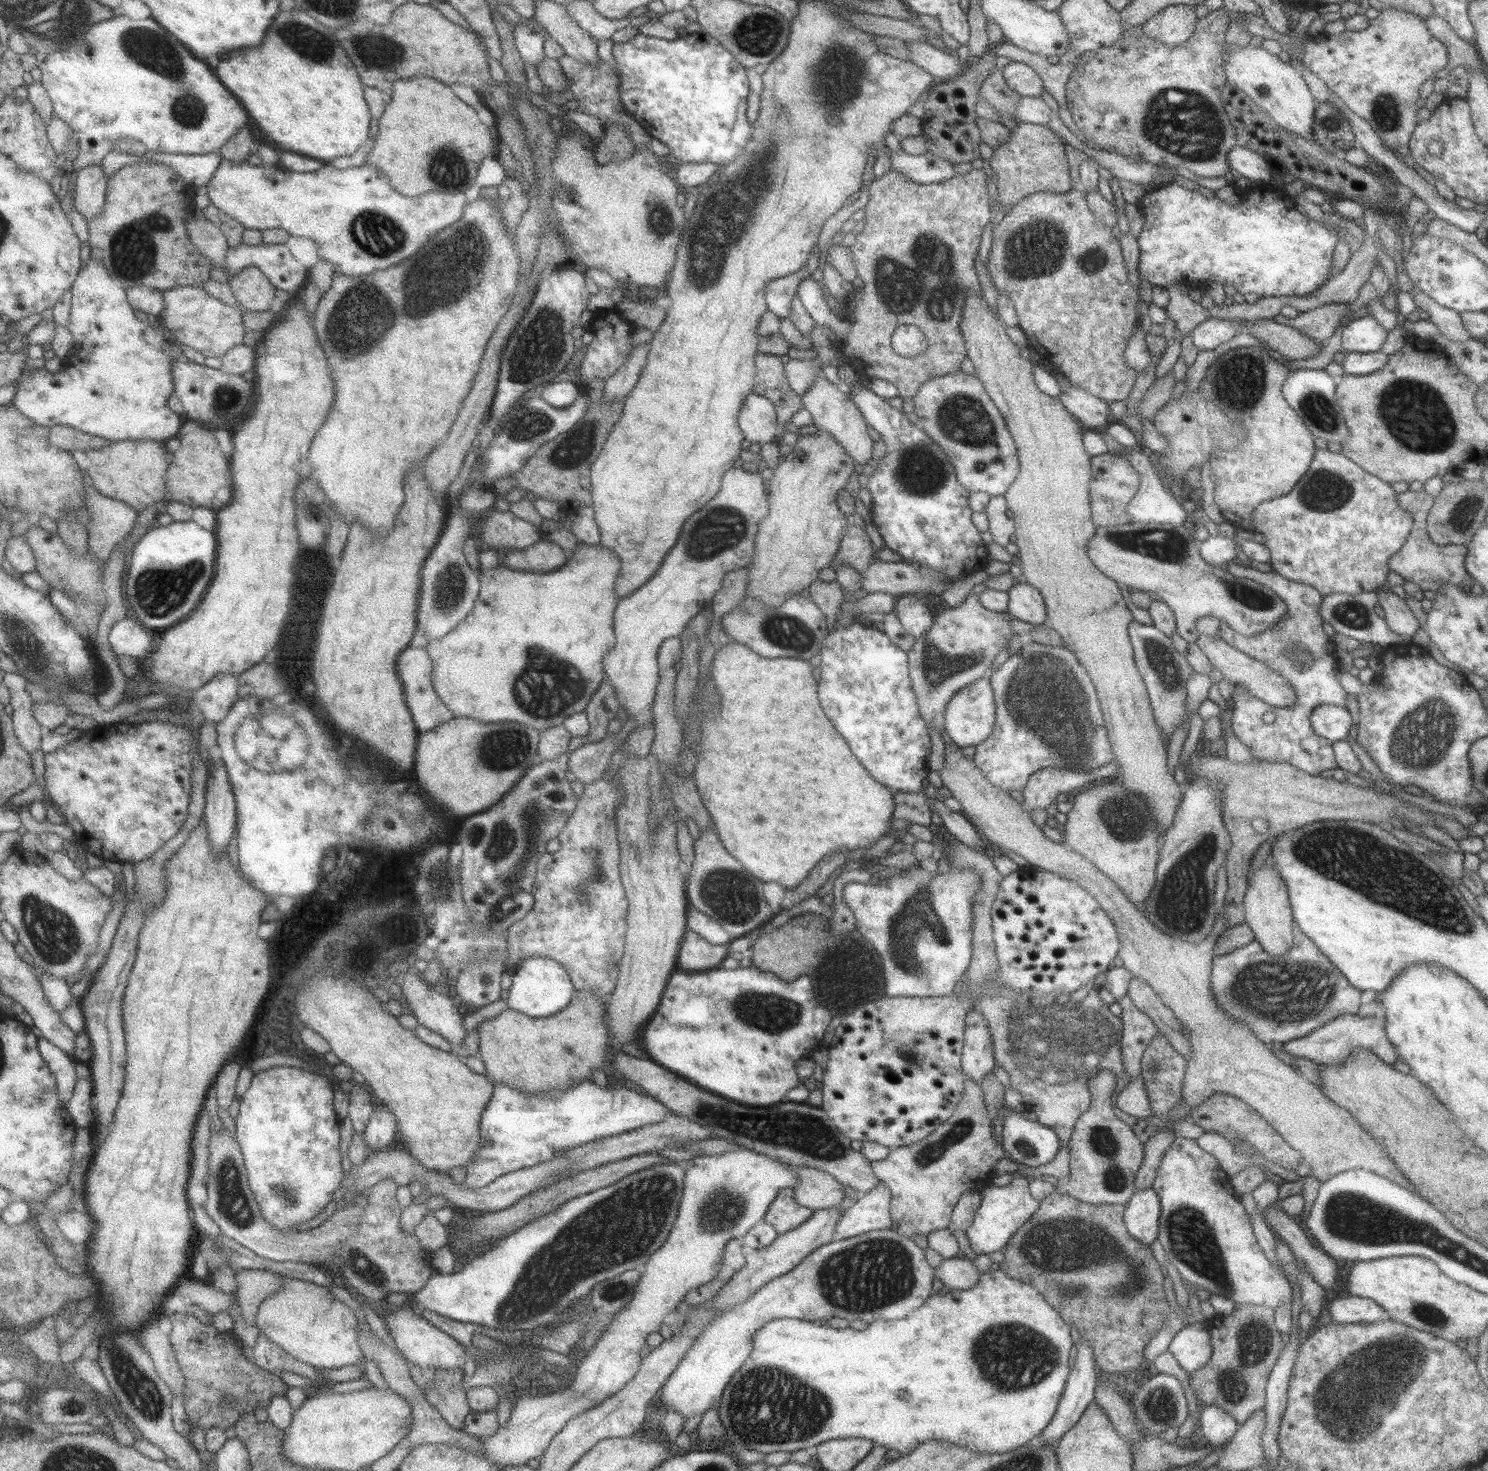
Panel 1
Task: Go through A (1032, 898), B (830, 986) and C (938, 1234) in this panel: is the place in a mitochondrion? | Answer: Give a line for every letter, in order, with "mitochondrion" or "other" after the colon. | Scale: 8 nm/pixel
A: other
B: mitochondrion
C: other

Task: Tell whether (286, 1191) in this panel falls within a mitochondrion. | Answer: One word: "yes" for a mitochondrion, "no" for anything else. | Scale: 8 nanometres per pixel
yes

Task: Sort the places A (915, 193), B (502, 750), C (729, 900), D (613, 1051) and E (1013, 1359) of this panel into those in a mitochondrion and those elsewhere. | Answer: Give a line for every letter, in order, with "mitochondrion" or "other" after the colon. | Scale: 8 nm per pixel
A: other
B: mitochondrion
C: mitochondrion
D: other
E: mitochondrion

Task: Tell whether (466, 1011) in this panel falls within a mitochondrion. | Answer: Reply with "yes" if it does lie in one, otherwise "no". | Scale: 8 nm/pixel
no

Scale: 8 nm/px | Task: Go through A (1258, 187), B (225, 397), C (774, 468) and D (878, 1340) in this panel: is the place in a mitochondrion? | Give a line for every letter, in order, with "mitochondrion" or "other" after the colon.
A: other
B: mitochondrion
C: other
D: other

